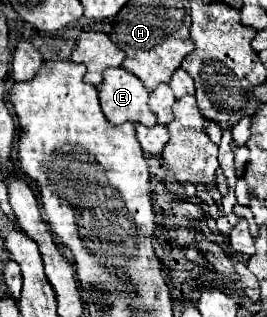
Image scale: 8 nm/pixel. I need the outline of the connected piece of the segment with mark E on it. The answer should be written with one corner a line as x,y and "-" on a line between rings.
110,67
102,75
104,79
98,87
98,95
102,111
110,123
122,125
130,121
146,127
156,125
154,113
148,109
148,91
138,77
122,67

